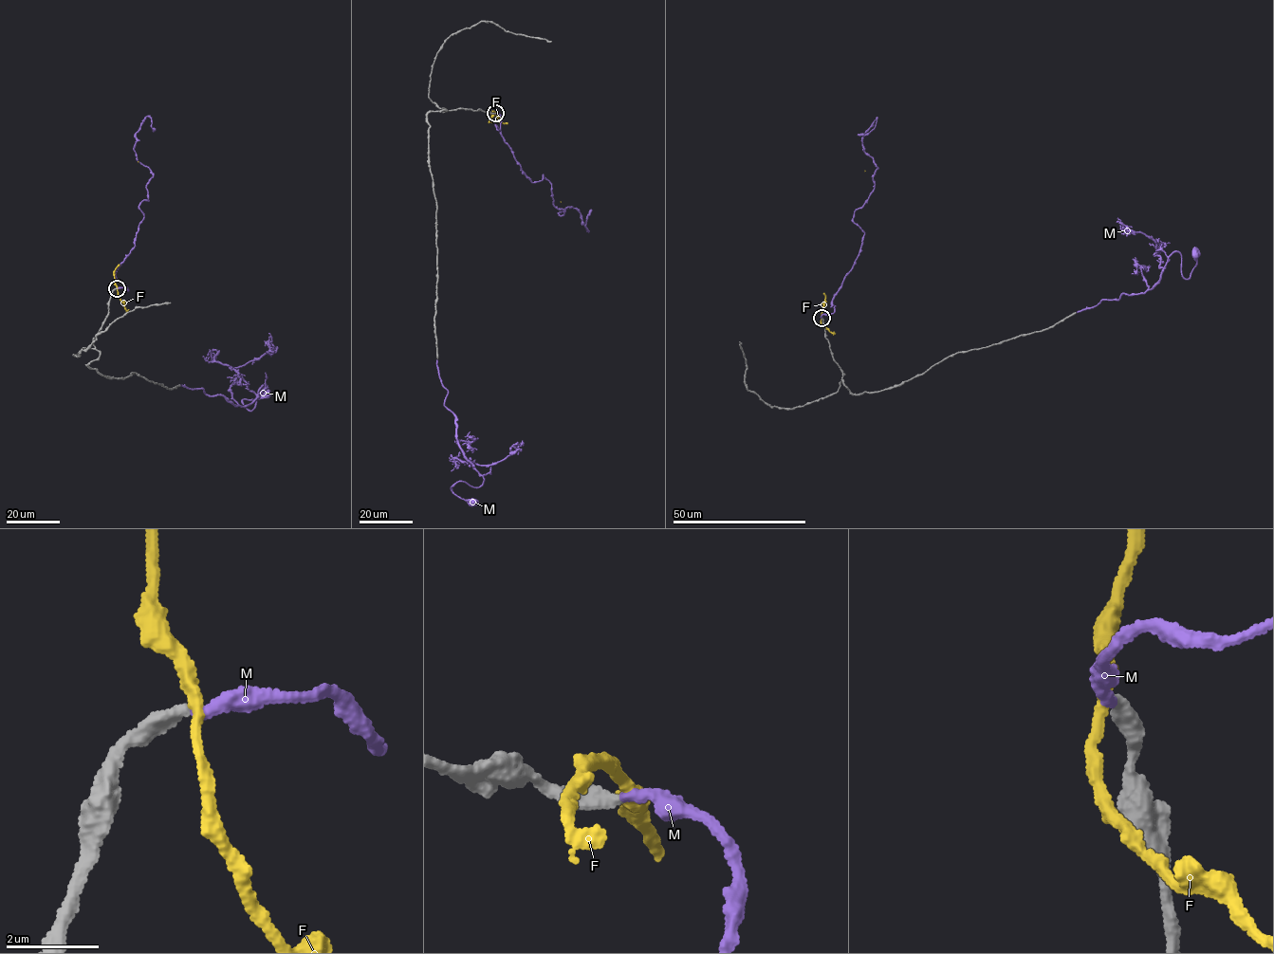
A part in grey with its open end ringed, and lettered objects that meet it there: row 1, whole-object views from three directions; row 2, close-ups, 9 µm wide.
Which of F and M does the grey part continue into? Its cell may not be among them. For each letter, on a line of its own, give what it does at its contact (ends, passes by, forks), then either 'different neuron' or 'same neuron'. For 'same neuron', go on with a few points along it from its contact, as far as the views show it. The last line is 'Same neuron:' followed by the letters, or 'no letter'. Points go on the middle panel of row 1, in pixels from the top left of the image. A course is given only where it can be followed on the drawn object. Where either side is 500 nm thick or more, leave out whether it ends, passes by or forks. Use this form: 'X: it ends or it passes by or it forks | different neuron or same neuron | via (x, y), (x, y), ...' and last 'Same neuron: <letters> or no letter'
F: it passes by | different neuron
M: it ends | same neuron | via (495, 113), (522, 174), (437, 359), (459, 449), (484, 479), (477, 487), (460, 481), (451, 488), (472, 503)
Same neuron: M

